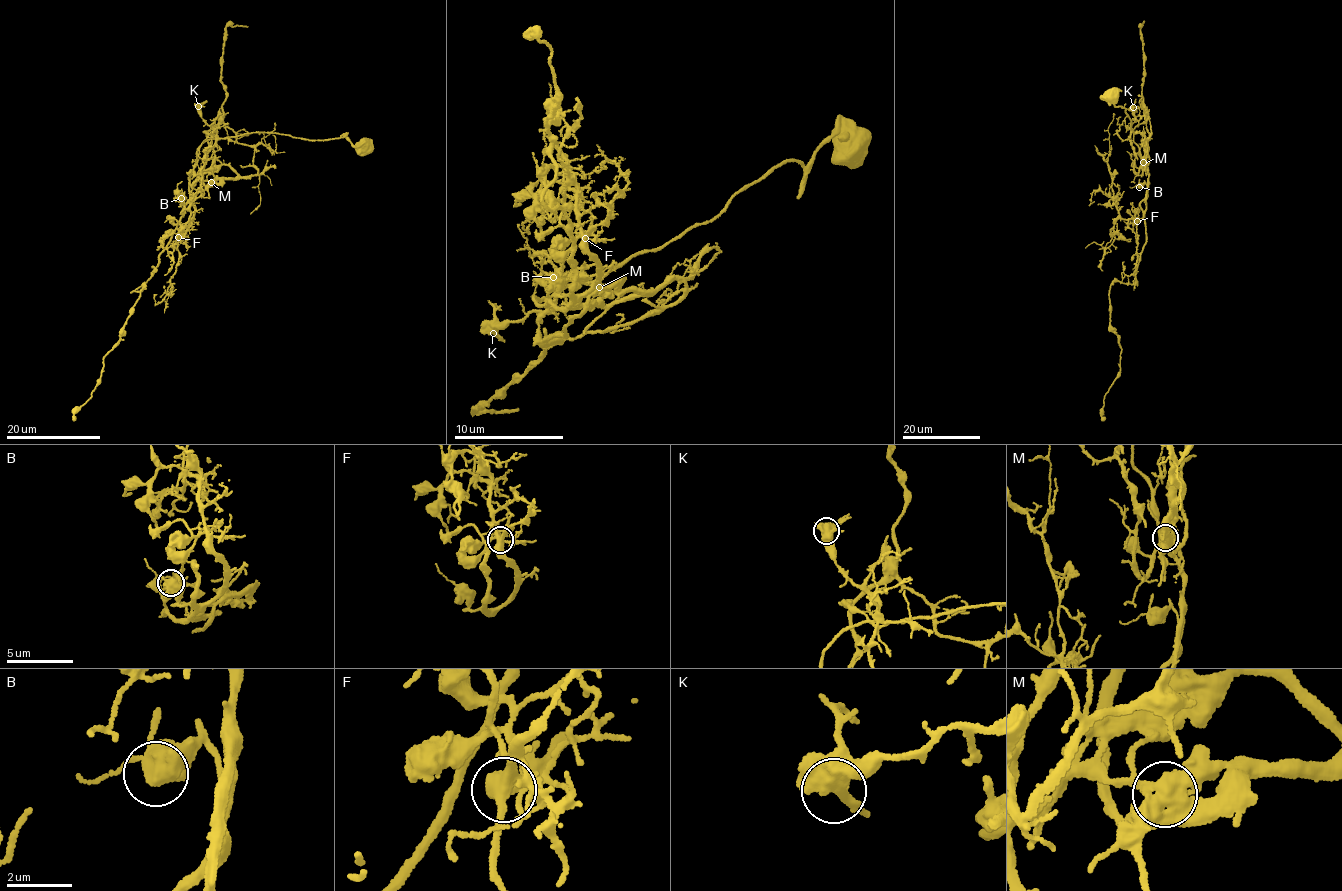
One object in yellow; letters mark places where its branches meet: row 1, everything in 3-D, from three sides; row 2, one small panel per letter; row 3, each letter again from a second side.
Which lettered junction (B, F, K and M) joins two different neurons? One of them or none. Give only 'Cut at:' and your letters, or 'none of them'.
Cut at: M

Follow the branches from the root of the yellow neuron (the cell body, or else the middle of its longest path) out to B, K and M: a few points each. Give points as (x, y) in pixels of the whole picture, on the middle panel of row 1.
B: (850, 146), (836, 134), (807, 162), (782, 160), (708, 221), (534, 298), (566, 307), (576, 299), (553, 277)
K: (850, 146), (836, 134), (807, 162), (782, 160), (716, 216), (599, 277), (563, 285), (544, 311), (493, 333)
M: (850, 146), (836, 134), (807, 162), (782, 160), (708, 221), (599, 277), (534, 298), (568, 308), (599, 288)

